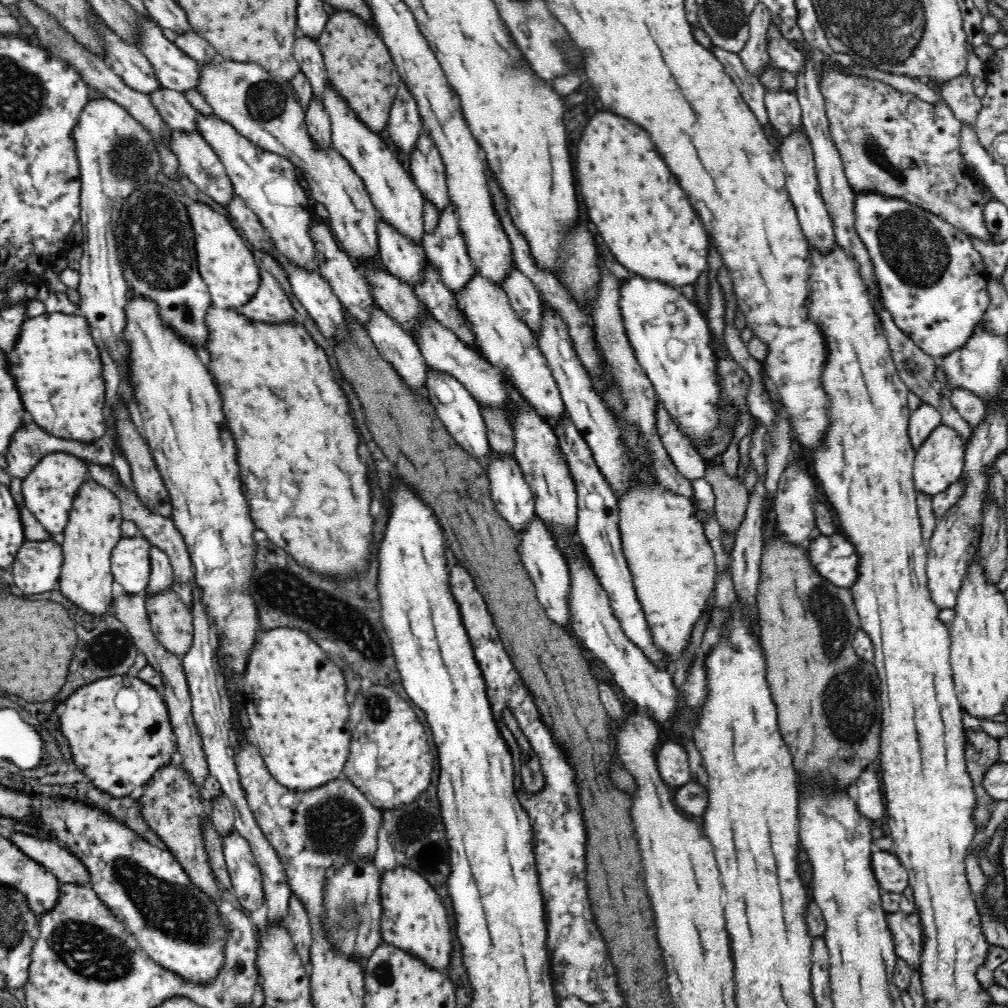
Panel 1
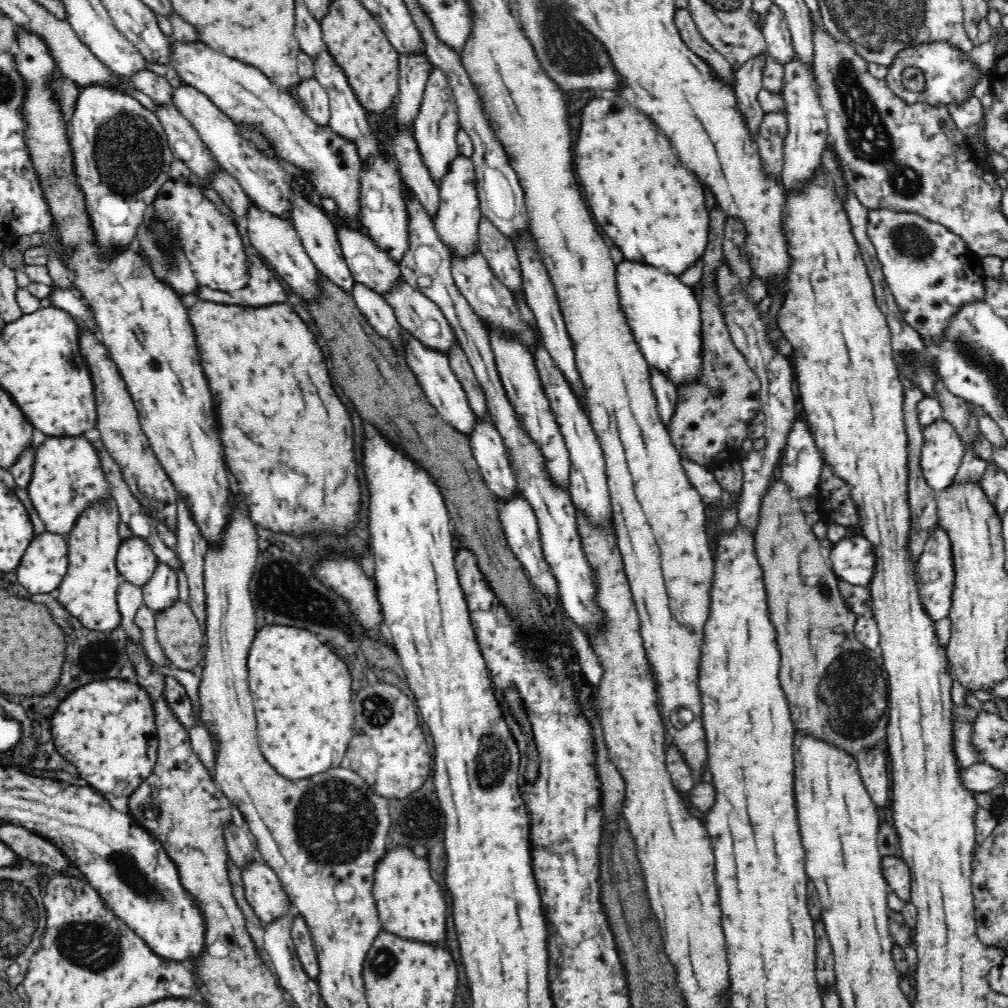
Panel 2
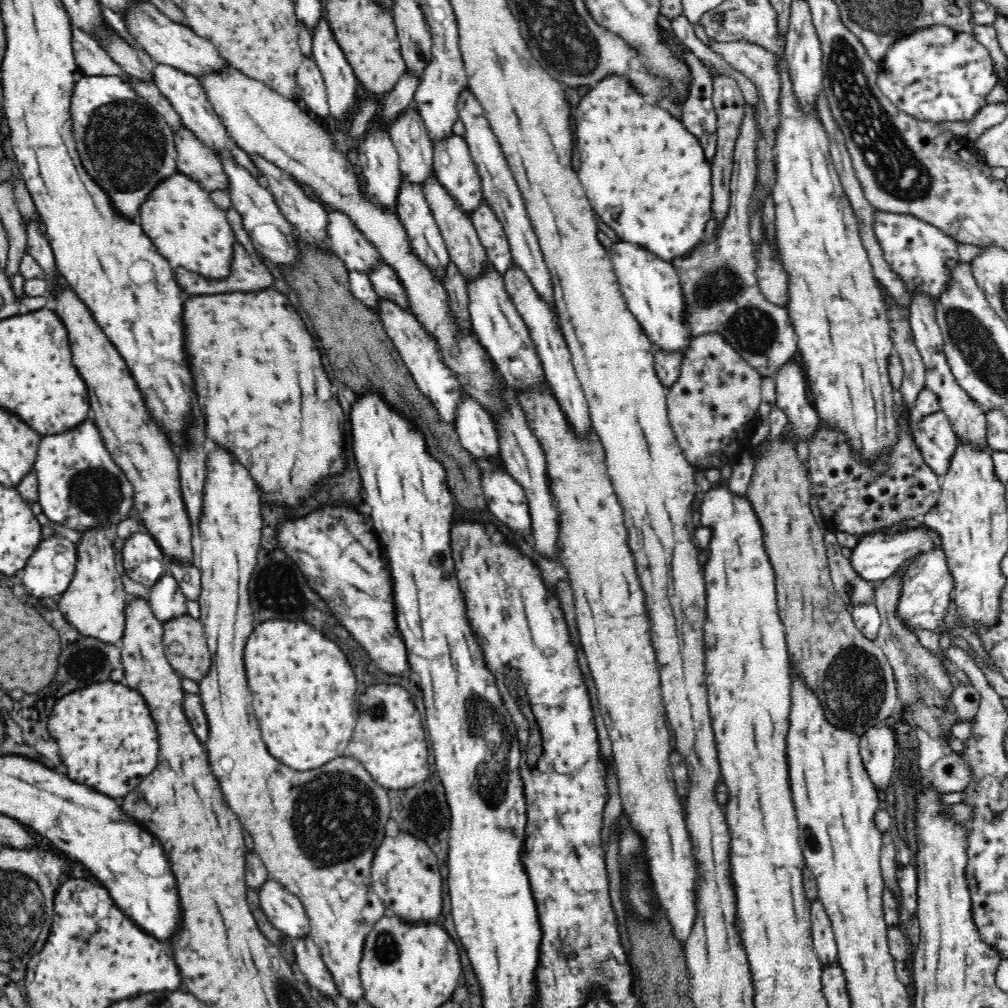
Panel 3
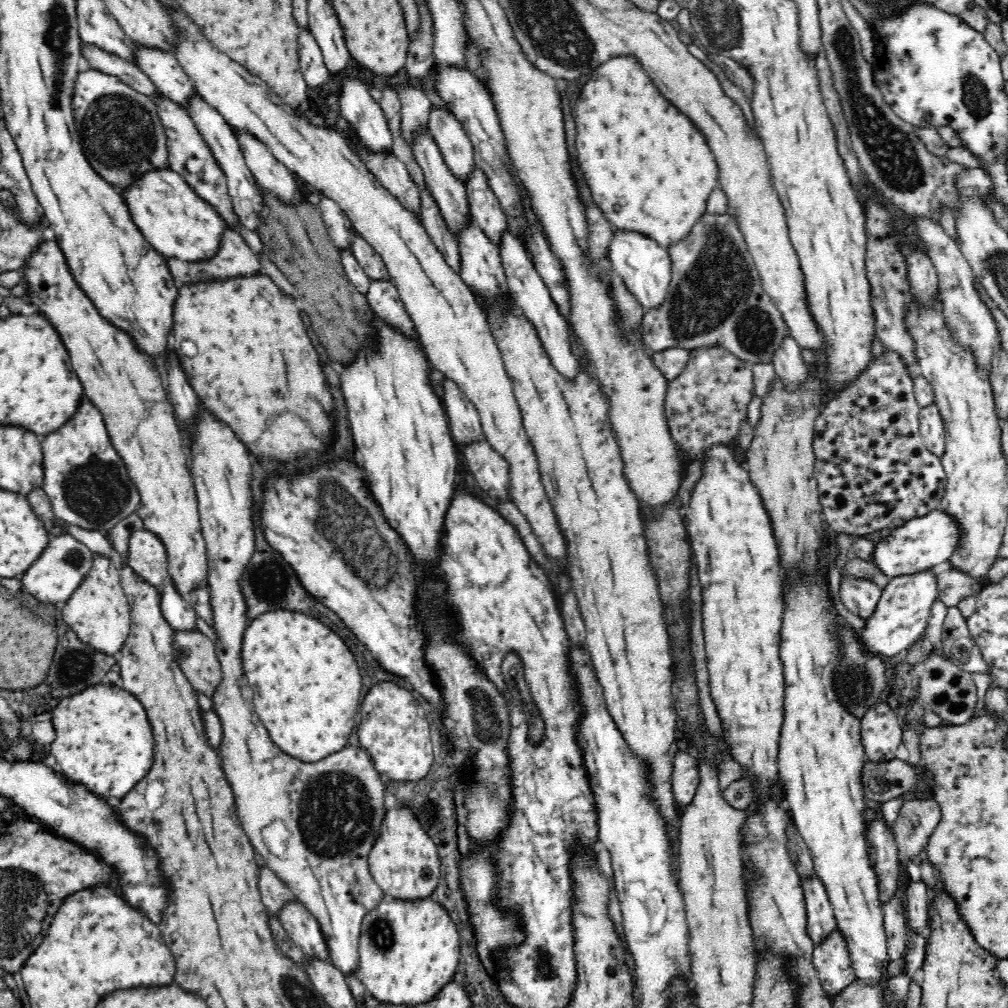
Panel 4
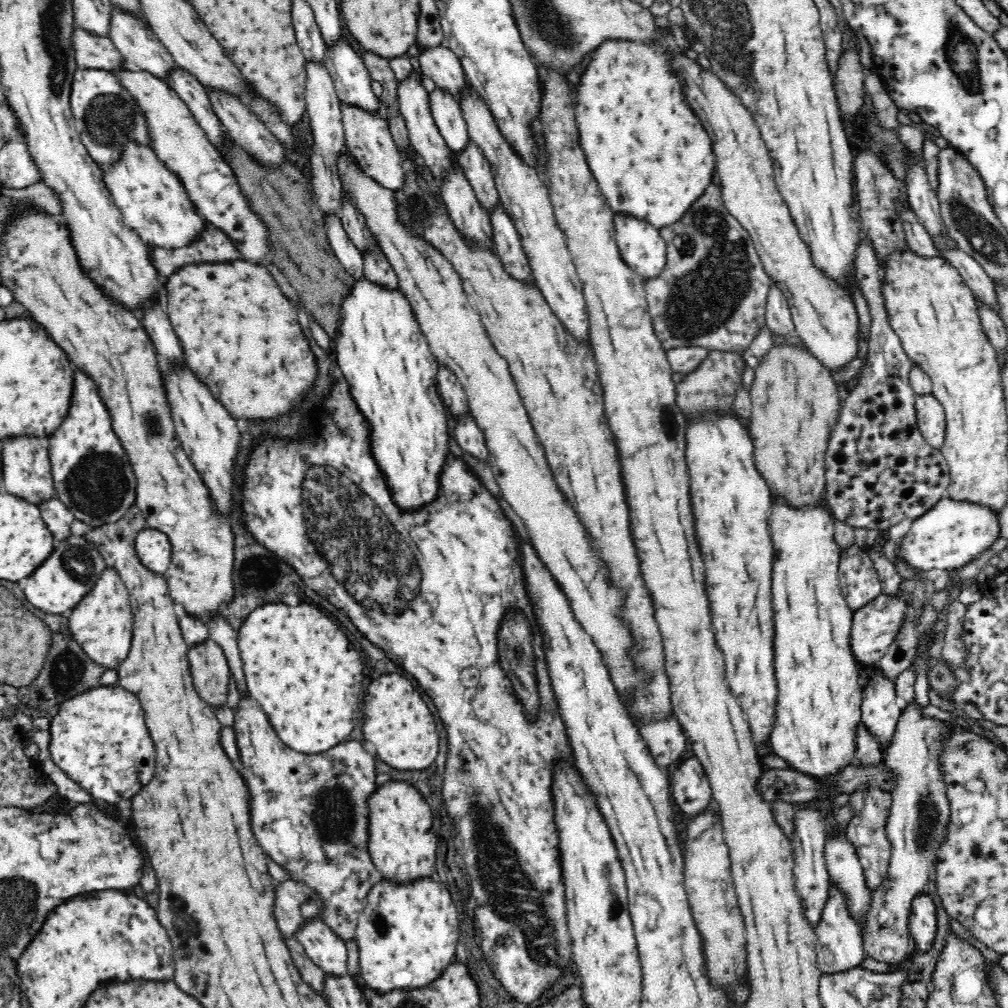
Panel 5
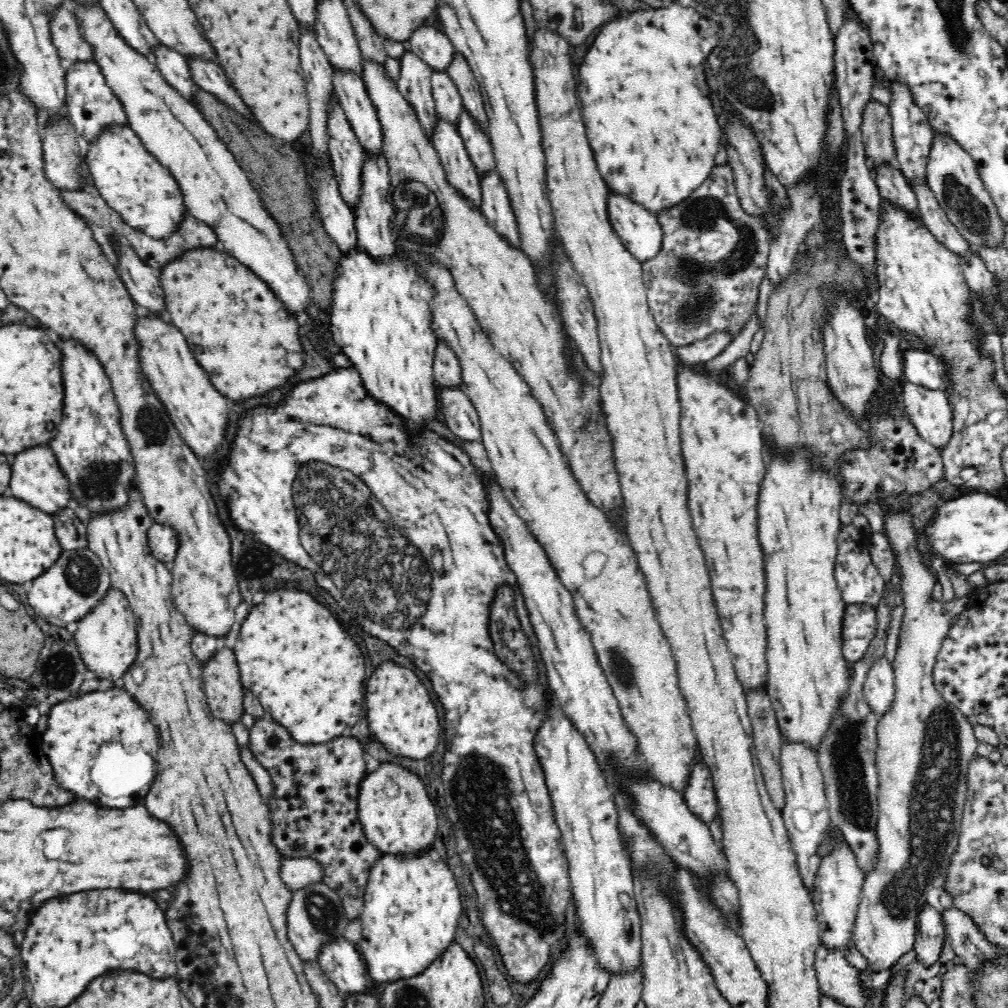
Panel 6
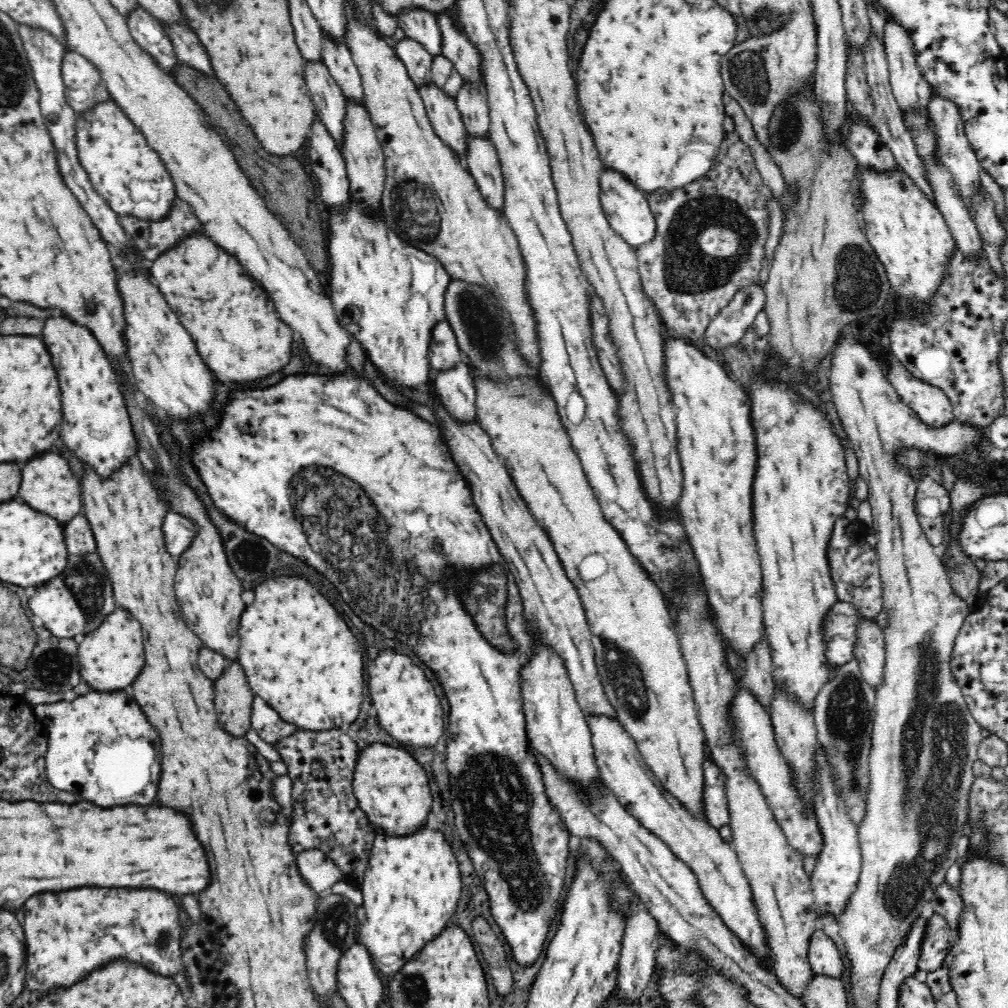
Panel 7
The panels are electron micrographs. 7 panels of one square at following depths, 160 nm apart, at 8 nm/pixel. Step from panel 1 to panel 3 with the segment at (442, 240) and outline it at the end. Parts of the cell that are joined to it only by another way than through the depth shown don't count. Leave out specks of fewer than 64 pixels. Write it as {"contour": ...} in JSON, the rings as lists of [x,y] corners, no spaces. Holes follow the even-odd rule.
{"contour":[[[452,132],[447,137],[433,140],[433,170],[438,175],[440,183],[457,200],[457,204],[472,216],[472,212],[476,210],[476,206],[480,206],[480,202],[484,198],[481,191],[480,177],[464,137]]]}

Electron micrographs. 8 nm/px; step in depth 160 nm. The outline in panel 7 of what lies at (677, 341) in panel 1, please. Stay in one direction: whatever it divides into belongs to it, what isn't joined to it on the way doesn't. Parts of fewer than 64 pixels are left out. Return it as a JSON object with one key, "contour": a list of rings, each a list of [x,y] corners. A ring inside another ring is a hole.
{"contour":[[[602,164],[599,170],[599,200],[610,227],[630,246],[636,247],[650,242],[656,234],[656,220],[652,215],[644,191],[630,181],[622,171],[610,169]]]}

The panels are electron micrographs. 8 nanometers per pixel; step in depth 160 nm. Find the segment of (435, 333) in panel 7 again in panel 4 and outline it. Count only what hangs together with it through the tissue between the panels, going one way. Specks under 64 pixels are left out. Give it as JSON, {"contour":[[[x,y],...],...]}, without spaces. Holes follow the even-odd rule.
{"contour":[[[444,377],[439,387],[440,397],[448,417],[448,424],[455,442],[484,439],[481,420],[476,407],[452,379]]]}

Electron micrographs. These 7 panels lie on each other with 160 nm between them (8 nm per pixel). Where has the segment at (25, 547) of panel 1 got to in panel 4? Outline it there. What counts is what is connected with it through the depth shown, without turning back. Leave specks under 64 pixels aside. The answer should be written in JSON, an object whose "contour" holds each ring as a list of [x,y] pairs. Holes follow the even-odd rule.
{"contour":[[[63,532],[61,535],[52,536],[48,550],[44,550],[44,554],[40,554],[40,558],[23,573],[22,588],[40,602],[61,606],[68,602],[75,590],[82,585],[84,578],[88,578],[94,566],[96,554],[97,552],[92,552],[86,544],[76,540],[72,534]]]}

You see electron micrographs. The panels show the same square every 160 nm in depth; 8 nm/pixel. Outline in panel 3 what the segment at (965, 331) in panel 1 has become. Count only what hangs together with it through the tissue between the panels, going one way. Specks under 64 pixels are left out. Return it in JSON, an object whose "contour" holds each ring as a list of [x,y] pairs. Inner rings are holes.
{"contour":[[[878,211],[874,218],[873,228],[875,236],[885,252],[884,257],[886,257],[886,261],[892,266],[892,269],[898,272],[901,278],[906,282],[908,293],[911,294],[912,291],[926,291],[926,293],[930,293],[930,295],[934,297],[934,301],[937,302],[941,290],[948,284],[948,280],[950,280],[950,268],[959,260],[957,242],[954,238],[948,237],[940,232],[939,229],[936,229],[936,226],[928,225],[926,222],[920,221],[918,218],[908,214]]]}

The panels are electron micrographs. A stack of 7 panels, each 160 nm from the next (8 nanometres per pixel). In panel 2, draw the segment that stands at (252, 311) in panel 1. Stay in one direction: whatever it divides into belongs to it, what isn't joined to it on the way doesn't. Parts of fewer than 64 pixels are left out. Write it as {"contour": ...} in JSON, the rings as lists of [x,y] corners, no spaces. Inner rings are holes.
{"contour":[[[257,255],[246,256],[247,283],[238,290],[226,291],[199,285],[195,290],[197,300],[212,302],[244,302],[246,306],[262,306],[264,302],[284,302],[287,298],[280,282],[264,266],[266,262]]]}

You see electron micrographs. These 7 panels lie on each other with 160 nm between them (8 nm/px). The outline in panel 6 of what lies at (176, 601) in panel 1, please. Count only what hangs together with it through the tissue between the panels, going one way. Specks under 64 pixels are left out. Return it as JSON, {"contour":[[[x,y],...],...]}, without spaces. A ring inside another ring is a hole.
{"contour":[[[221,647],[208,664],[201,664],[204,688],[211,714],[224,723],[238,724],[245,712],[246,688],[241,682],[236,655],[231,648]]]}

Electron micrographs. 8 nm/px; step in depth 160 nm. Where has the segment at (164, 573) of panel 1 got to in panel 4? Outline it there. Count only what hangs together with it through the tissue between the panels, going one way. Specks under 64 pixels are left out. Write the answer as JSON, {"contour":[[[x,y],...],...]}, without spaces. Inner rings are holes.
{"contour":[[[166,582],[162,590],[162,613],[176,631],[194,632],[198,628],[198,618],[189,596],[181,596],[173,588],[173,583]]]}

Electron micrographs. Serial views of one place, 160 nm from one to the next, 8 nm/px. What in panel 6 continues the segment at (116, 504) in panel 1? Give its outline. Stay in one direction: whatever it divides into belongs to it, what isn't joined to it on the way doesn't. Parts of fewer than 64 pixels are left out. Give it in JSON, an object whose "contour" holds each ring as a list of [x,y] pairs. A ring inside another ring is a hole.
{"contour":[[[113,588],[102,598],[102,604],[98,604],[90,614],[86,614],[84,620],[77,623],[72,634],[76,638],[76,646],[86,670],[94,672],[94,676],[101,681],[118,682],[138,658],[136,617],[123,594]]]}

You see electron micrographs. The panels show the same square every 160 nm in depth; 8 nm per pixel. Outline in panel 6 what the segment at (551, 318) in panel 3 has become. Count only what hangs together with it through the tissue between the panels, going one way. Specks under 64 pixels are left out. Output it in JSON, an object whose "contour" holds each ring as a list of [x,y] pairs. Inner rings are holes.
{"contour":[[[495,169],[482,171],[480,190],[481,210],[487,220],[503,238],[511,240],[516,247],[521,248],[516,217],[512,213],[509,196],[499,172]]]}

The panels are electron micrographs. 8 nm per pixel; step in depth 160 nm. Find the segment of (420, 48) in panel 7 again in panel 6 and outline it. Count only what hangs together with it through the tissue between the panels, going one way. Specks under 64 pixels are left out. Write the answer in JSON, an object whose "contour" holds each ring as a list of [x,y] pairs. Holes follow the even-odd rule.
{"contour":[[[405,50],[399,58],[400,78],[398,89],[404,93],[416,109],[426,135],[431,139],[431,126],[436,116],[436,107],[431,87],[432,67],[414,51]]]}

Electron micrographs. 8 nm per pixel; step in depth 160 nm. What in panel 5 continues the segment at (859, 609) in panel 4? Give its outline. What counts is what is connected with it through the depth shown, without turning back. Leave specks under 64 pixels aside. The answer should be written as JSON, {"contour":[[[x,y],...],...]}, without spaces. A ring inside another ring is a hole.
{"contour":[[[850,544],[839,554],[840,590],[852,610],[856,610],[881,594],[881,584],[869,549]]]}

